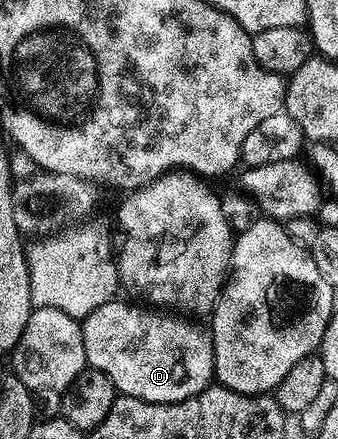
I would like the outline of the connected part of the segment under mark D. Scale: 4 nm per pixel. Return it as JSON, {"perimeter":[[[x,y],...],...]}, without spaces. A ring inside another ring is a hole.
{"perimeter":[[[121,297],[110,300],[109,303],[100,305],[99,308],[91,312],[89,316],[80,320],[81,332],[83,333],[83,349],[85,350],[86,364],[92,370],[107,373],[107,377],[111,377],[111,381],[117,386],[118,392],[122,395],[130,395],[136,399],[142,399],[148,403],[178,403],[192,395],[198,395],[204,387],[210,386],[214,382],[213,373],[213,337],[208,330],[205,331],[201,327],[196,327],[193,323],[188,323],[177,313],[170,313],[165,309],[154,309],[152,306],[144,305],[140,307],[137,303],[124,303]]]}

